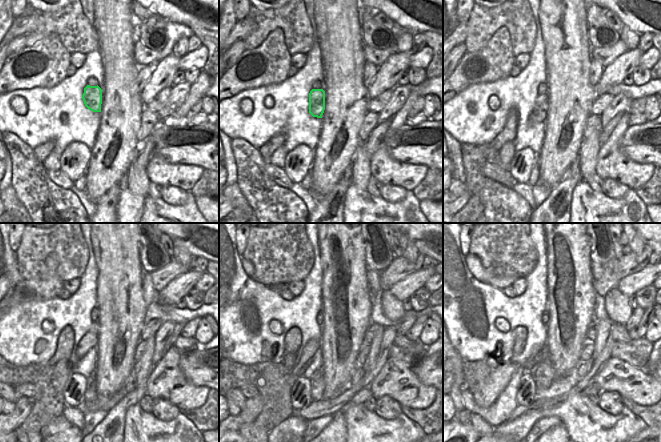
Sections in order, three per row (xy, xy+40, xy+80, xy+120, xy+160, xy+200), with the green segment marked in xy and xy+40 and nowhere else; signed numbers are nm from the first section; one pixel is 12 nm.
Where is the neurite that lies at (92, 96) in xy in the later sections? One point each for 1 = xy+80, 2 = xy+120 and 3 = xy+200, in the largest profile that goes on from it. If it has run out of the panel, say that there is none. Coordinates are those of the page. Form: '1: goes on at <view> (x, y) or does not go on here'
1: goes on at xy+80 (540, 110)
2: goes on at xy+120 (90, 339)
3: goes on at xy+200 (496, 414)

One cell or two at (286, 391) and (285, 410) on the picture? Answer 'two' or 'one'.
one

